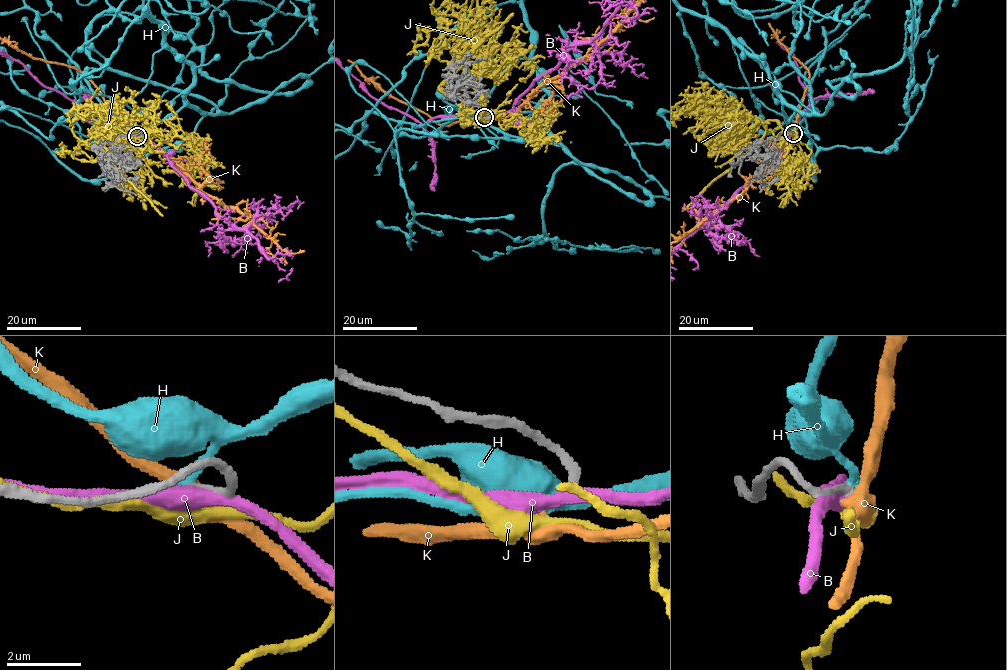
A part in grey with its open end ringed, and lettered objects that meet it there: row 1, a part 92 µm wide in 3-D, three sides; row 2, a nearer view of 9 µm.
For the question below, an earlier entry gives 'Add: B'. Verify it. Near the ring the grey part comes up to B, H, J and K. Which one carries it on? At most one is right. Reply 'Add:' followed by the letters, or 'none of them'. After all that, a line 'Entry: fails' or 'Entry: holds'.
Add: J
Entry: fails

